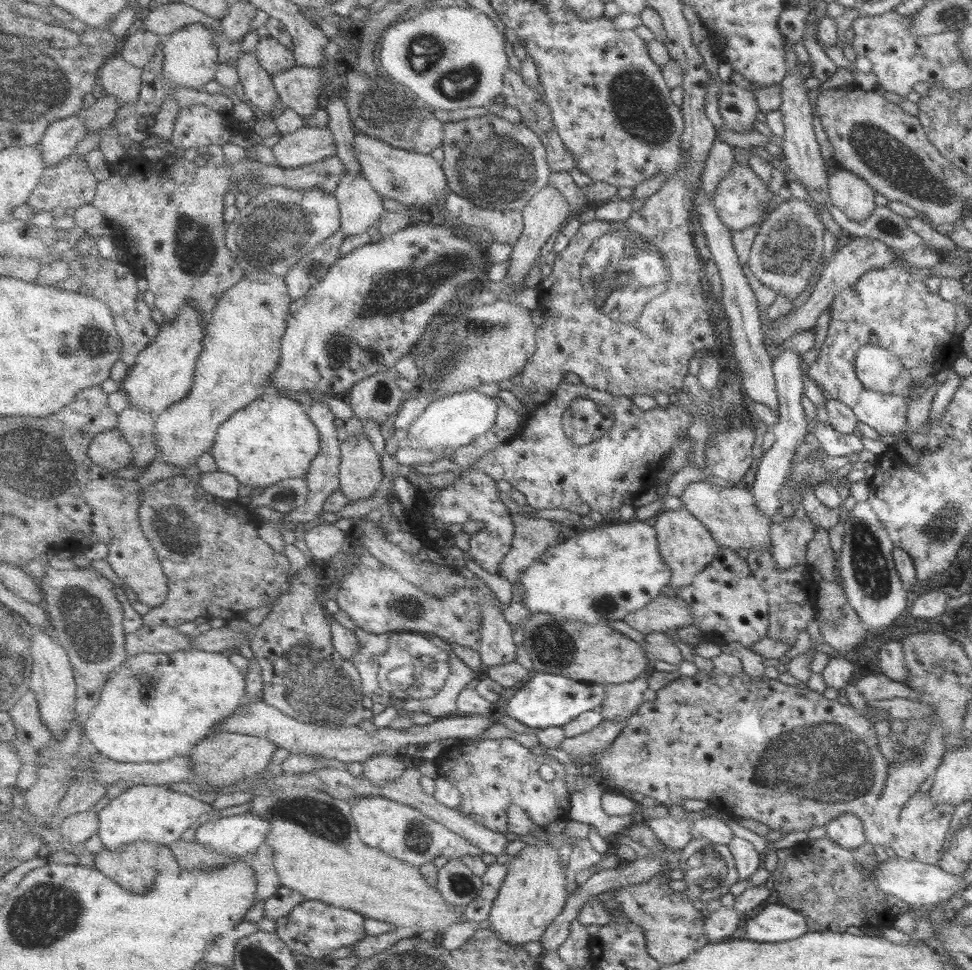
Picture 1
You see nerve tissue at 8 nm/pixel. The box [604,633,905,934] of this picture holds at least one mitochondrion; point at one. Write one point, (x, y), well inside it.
(830, 762)

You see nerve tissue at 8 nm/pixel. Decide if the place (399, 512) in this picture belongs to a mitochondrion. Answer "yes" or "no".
no

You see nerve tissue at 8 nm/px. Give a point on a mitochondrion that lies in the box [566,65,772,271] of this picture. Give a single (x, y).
(639, 106)

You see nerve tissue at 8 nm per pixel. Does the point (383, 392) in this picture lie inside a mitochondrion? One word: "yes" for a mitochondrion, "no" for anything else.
yes

